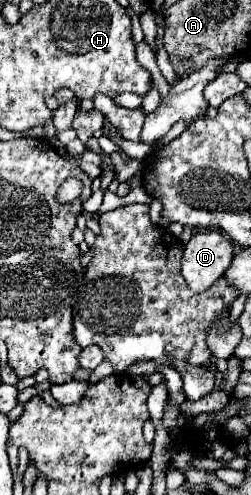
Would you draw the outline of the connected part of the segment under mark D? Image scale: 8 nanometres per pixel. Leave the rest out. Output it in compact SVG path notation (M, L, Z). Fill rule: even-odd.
M201 230L185 244L181 274L193 292L205 292L231 264L235 246L221 230Z

